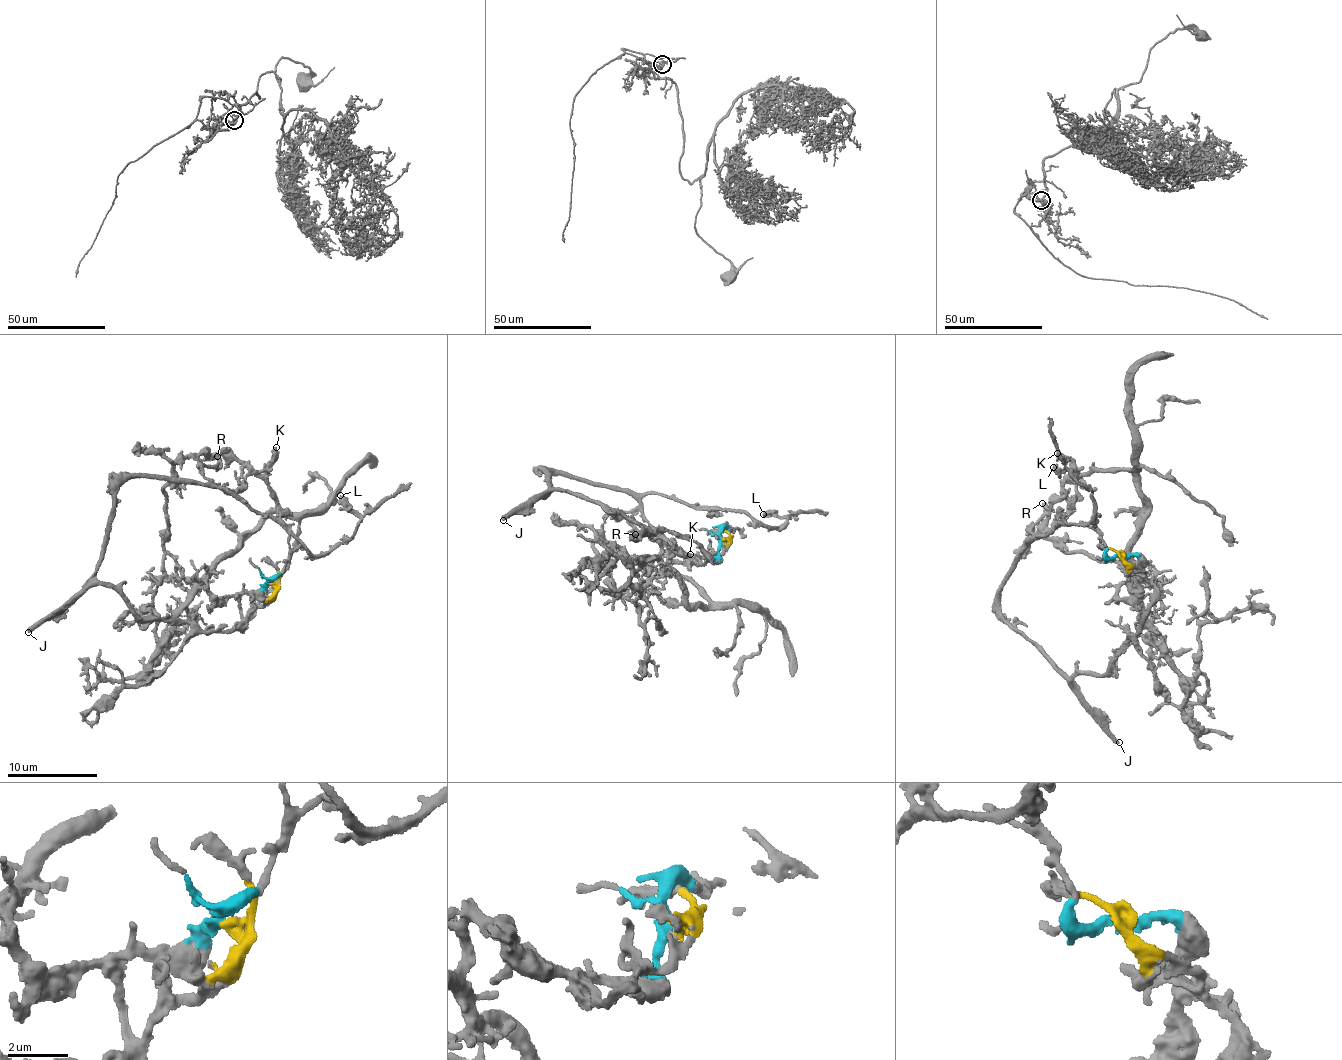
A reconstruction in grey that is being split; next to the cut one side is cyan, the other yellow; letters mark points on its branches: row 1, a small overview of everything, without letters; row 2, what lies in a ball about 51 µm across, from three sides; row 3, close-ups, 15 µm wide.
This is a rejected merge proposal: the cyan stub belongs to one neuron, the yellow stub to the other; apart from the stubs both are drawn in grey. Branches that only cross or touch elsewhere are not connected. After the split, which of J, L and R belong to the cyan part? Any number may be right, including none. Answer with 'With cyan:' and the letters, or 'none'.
With cyan: none

